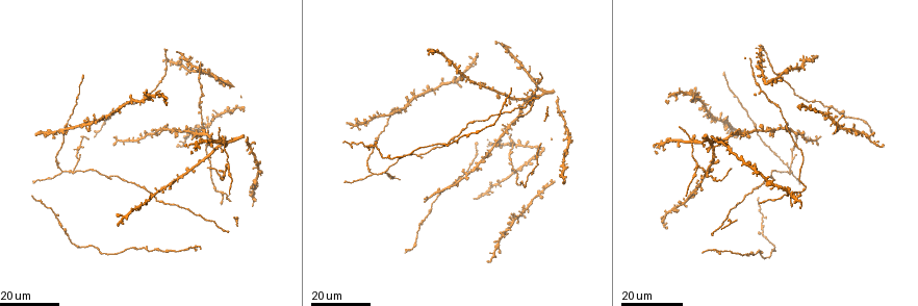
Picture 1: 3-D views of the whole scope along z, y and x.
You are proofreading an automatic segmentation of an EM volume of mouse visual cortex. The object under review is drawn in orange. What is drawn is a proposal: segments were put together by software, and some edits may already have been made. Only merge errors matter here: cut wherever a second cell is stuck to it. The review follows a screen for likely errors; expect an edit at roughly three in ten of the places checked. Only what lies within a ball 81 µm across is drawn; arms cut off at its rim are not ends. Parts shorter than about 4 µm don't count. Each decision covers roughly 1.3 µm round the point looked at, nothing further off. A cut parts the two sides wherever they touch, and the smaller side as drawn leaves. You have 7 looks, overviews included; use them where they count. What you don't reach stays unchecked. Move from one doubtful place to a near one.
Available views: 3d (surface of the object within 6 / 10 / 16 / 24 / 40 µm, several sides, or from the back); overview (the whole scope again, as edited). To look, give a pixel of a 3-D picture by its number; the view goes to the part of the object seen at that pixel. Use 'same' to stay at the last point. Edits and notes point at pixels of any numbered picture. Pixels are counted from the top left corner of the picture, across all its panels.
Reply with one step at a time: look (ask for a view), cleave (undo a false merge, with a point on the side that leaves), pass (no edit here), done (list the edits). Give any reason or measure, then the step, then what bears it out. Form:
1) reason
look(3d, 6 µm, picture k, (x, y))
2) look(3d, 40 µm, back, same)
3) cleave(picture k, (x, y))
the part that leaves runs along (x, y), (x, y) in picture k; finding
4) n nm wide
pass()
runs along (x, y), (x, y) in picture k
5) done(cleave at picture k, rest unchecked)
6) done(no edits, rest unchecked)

side arm on a straight run
look(3d, 24 µm, picture 1, (503, 102))

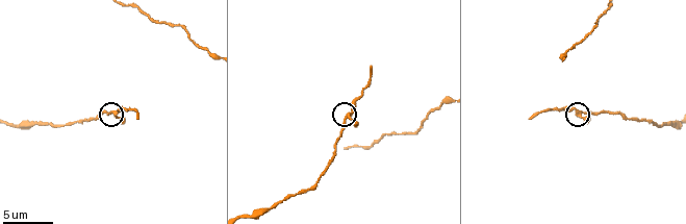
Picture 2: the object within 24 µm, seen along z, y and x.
look(3d, 10 µm, picture 2, (576, 112))

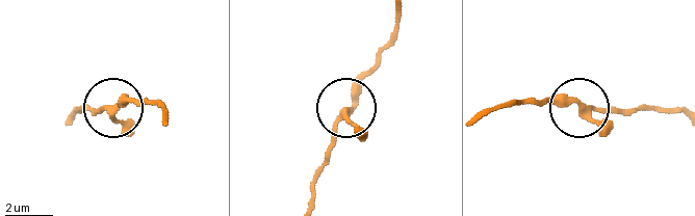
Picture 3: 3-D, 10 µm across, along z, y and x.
pass()
all the same cell

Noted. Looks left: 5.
two arms in line, one across
look(3d, 24 µm, picture 1, (227, 163))

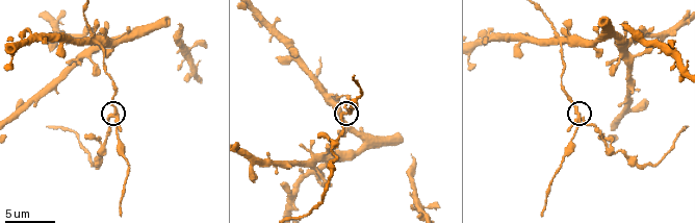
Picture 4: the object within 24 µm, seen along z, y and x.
zoom in
look(3d, 6 µm, picture 4, (344, 115))

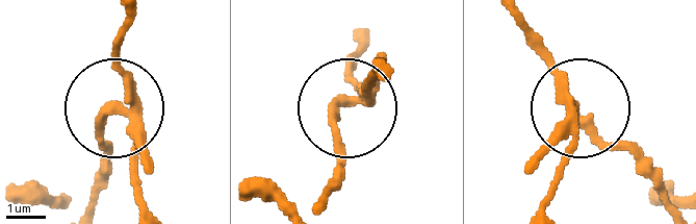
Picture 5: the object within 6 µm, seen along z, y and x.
3 arms
cleave(picture 5, (151, 163))
two cells meet here

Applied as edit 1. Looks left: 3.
look(overview)

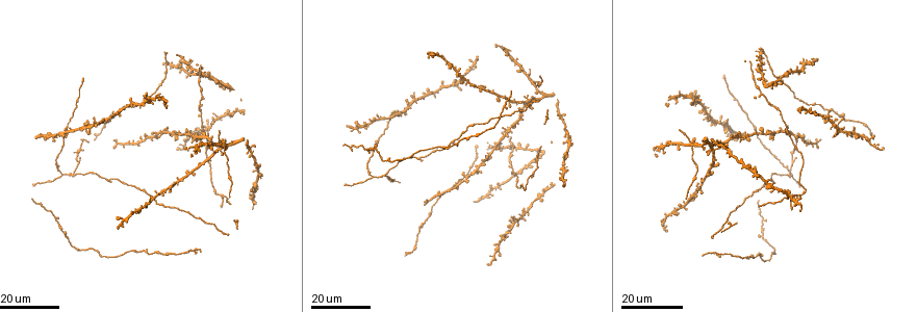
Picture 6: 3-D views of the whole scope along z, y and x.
thin arm on a thick one
look(3d, 16 µm, picture 6, (116, 145))

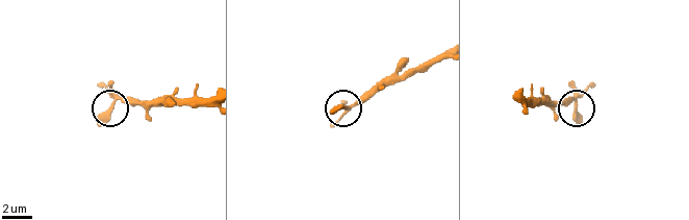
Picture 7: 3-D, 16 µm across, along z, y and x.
look(3d, 10 µm, picture 7, (576, 99))

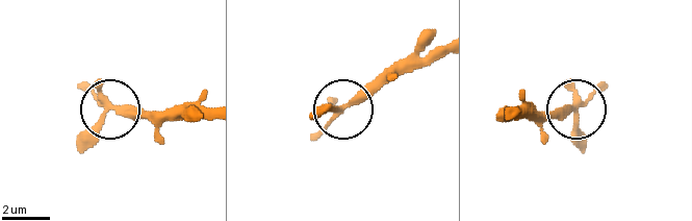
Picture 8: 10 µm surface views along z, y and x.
4 arms
pass()
runs along (440, 47), (416, 50), (347, 106) in picture 8; all the same cell

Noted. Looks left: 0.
done(cleave at picture 5, rest unchecked)

